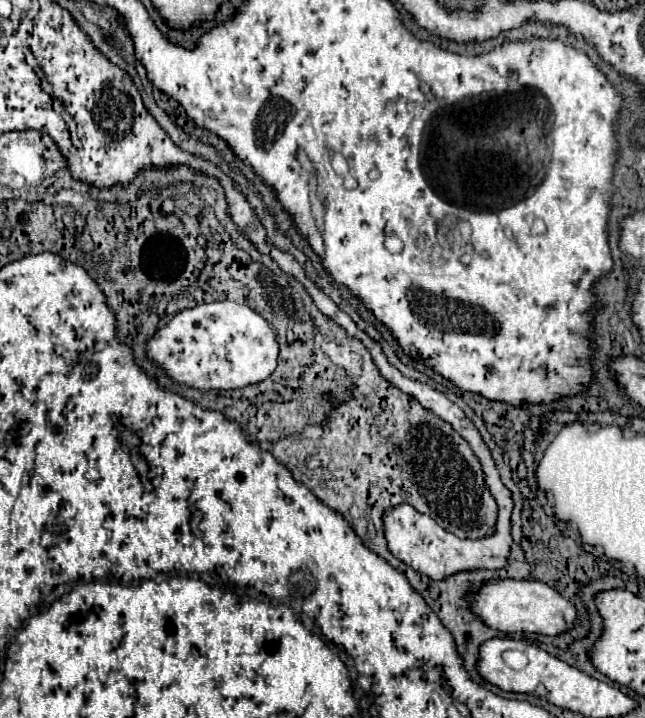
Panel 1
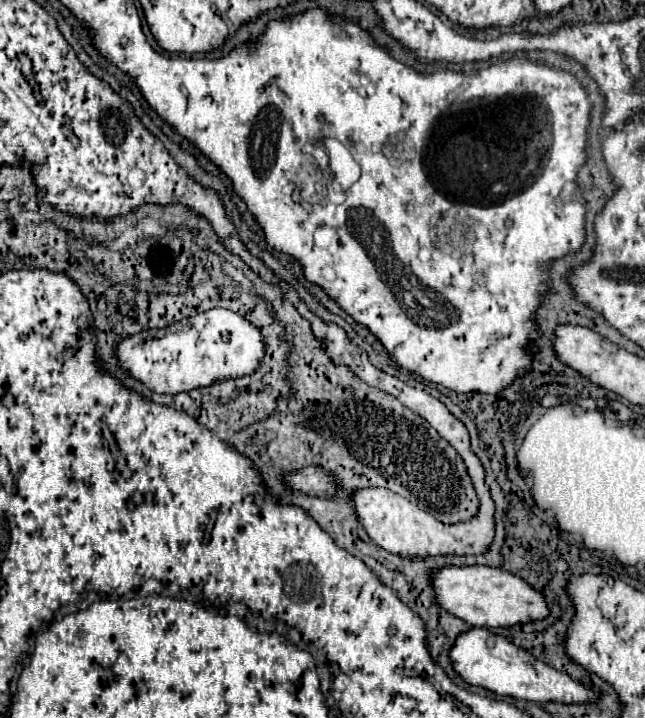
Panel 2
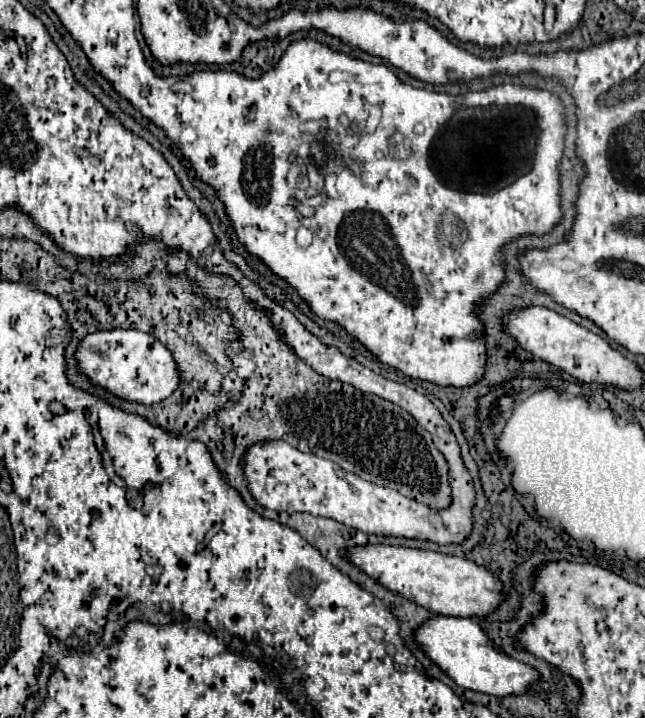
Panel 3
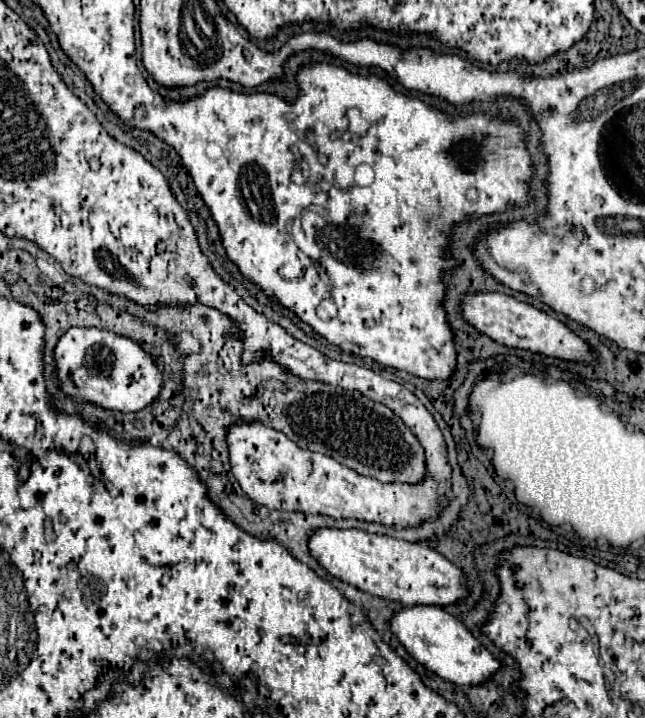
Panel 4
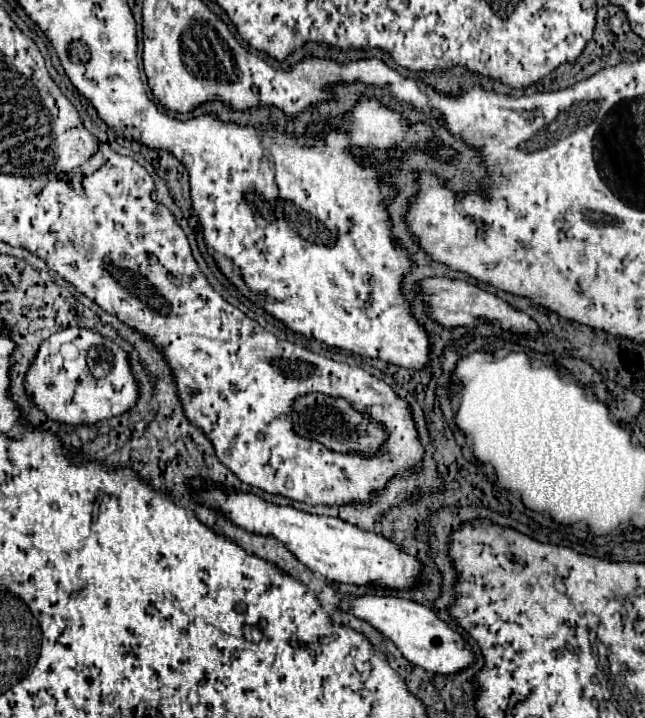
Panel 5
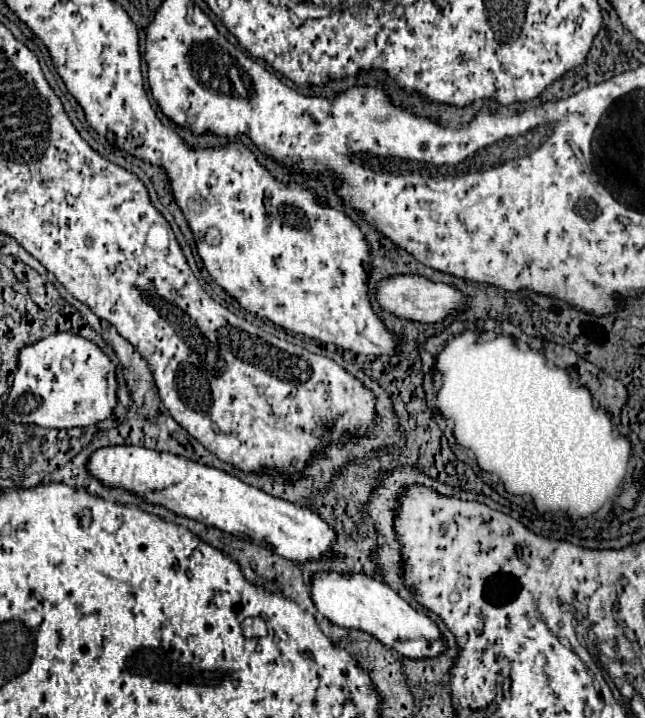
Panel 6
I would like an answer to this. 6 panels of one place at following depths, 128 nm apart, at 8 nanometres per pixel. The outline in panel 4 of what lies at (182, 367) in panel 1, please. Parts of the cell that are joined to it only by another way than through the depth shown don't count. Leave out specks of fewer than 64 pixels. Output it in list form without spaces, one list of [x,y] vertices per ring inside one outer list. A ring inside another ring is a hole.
[[[70,328],[64,336],[60,336],[56,348],[54,348],[54,360],[56,360],[56,378],[58,388],[70,396],[76,402],[88,402],[106,410],[116,412],[138,412],[146,408],[160,392],[162,386],[162,374],[158,366],[152,362],[152,356],[148,356],[140,344],[136,344],[130,338],[122,338],[110,330],[100,328]]]

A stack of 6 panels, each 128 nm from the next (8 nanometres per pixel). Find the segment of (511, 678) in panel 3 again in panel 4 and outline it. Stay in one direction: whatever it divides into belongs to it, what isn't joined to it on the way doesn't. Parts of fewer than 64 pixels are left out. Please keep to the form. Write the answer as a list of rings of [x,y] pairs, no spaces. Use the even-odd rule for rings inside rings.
[[[404,606],[394,612],[388,624],[400,644],[418,664],[452,684],[480,684],[500,668],[500,662],[492,658],[492,654],[466,630],[460,618],[444,612],[440,606]]]

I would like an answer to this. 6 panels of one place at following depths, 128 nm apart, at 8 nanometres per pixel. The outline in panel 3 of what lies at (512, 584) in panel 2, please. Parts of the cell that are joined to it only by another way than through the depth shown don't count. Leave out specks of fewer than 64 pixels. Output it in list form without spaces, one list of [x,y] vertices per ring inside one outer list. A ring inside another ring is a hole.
[[[364,544],[348,548],[348,560],[358,566],[364,574],[374,578],[380,586],[398,596],[420,604],[422,608],[444,614],[444,616],[486,616],[498,608],[502,600],[500,580],[484,566],[460,556],[448,556],[442,552],[404,548],[404,546],[384,546],[384,544]]]

